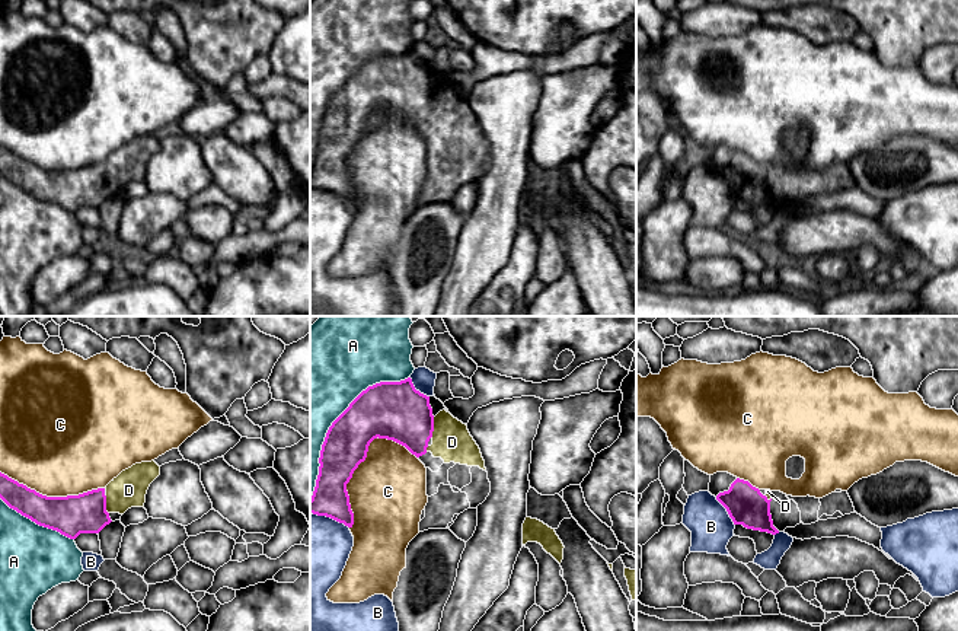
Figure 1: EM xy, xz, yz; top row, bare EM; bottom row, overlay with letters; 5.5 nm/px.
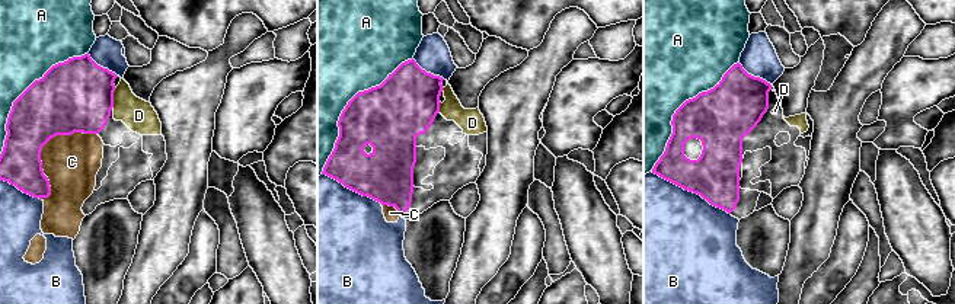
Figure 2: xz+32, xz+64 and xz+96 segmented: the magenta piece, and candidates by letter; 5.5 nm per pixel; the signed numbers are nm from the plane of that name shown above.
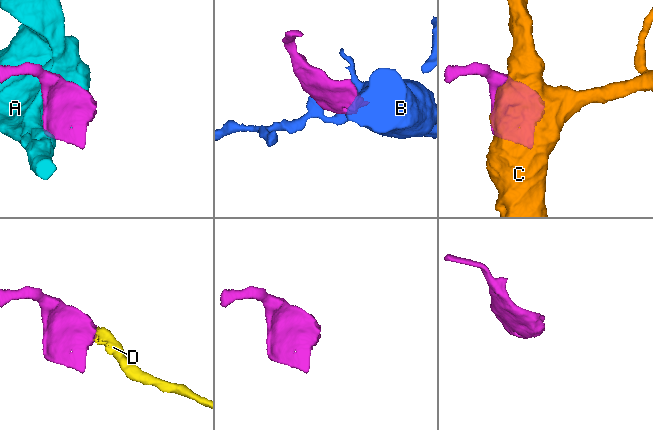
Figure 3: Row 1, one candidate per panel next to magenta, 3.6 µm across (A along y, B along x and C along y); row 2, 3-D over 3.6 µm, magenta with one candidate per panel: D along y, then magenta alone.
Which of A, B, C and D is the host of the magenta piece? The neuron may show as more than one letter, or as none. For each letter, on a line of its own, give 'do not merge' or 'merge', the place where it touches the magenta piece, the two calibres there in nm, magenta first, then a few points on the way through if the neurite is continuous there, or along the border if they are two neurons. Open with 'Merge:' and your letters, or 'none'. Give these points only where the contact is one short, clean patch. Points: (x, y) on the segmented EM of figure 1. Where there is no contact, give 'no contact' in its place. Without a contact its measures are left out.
Merge: D
A: do not merge; contact xz (332, 423); calibres 280 and 480 nm
B: do not merge; contact yz (727, 510); calibres 220 and 240 nm
C: do not merge; contact xz (355, 468); calibres 240 and 440 nm
D: merge; contact xz (433, 427); calibres 320 and 220 nm; way xz (396, 411), (412, 424), (433, 427), (452, 442)

